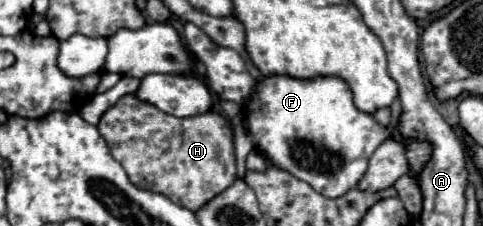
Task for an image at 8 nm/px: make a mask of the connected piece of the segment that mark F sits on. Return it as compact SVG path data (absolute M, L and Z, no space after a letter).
M269 76L257 84L257 92L249 100L247 122L255 146L269 156L277 168L283 168L307 182L313 190L329 198L339 198L363 178L371 154L381 142L389 138L385 126L377 124L371 114L359 112L353 104L353 94L349 86L337 76L317 76L313 80L297 80L289 76Z

